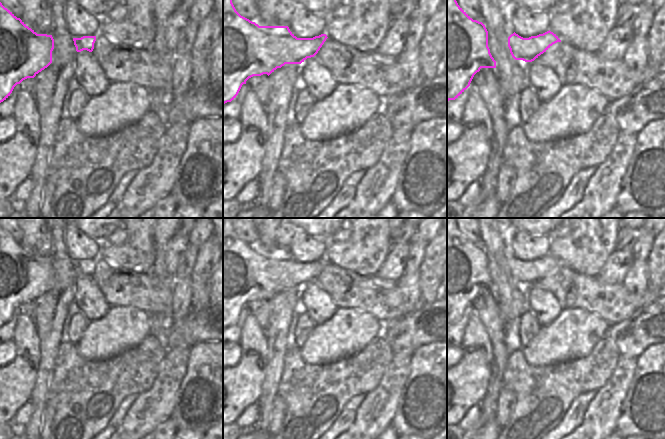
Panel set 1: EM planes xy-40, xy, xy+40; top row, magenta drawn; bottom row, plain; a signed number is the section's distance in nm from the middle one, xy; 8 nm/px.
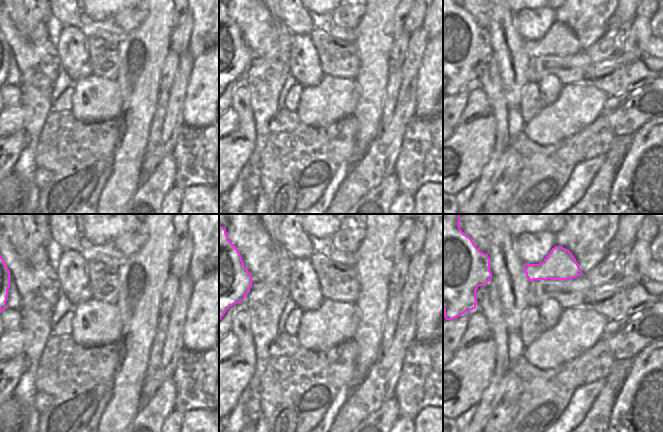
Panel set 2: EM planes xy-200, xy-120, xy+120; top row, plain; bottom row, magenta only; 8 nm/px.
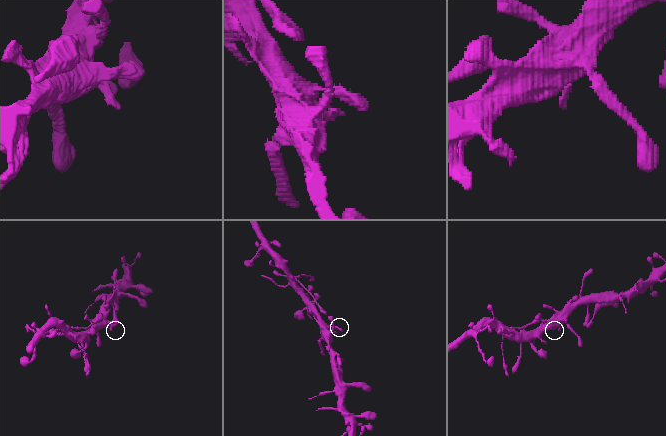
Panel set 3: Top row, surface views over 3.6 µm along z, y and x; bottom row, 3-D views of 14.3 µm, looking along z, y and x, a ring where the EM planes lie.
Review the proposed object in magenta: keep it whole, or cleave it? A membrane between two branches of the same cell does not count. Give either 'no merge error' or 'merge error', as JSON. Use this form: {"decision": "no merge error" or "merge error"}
{"decision": "no merge error"}

